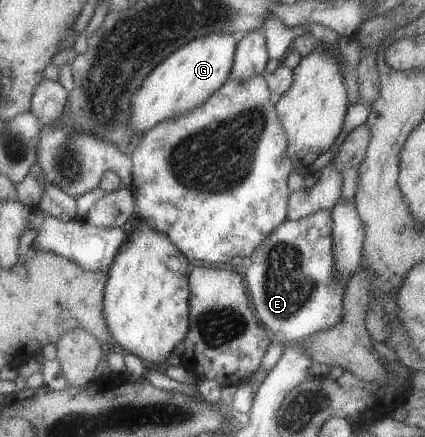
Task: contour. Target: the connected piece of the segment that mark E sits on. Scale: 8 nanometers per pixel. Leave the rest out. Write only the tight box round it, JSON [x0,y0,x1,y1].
[243,209,346,370]

